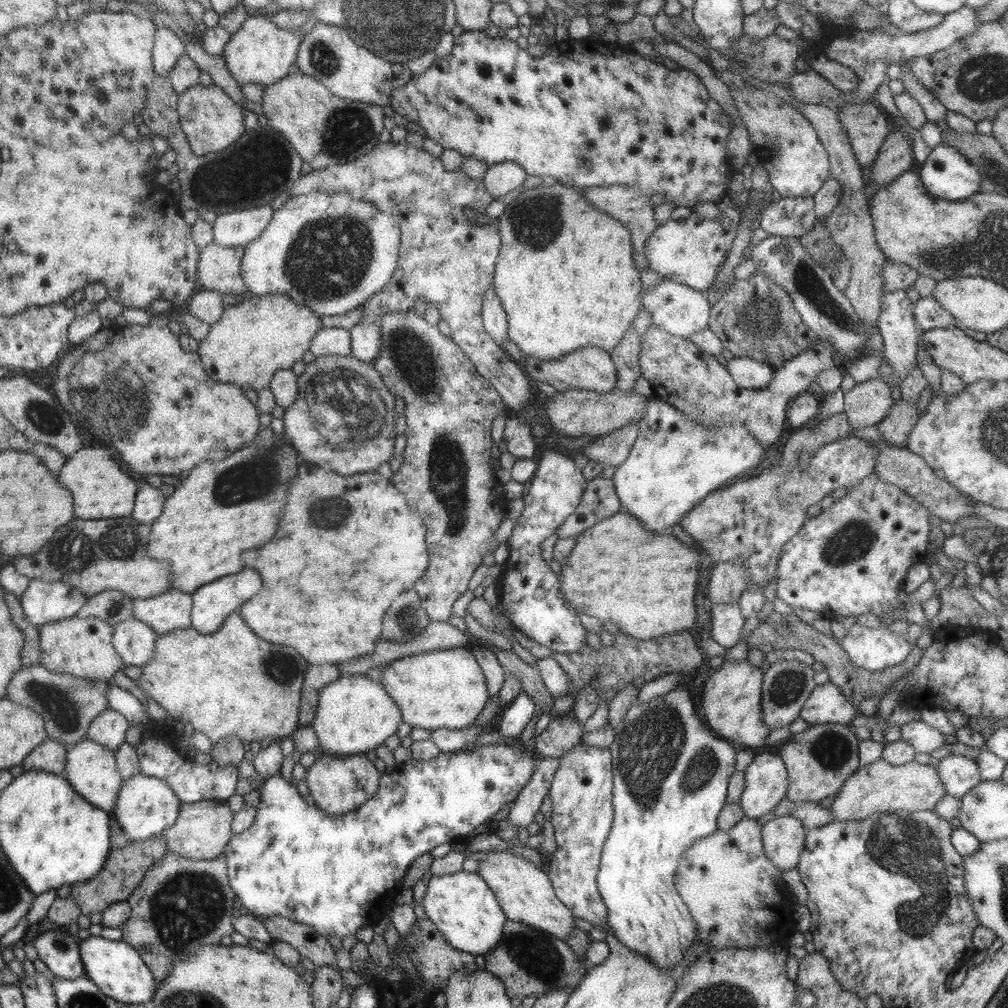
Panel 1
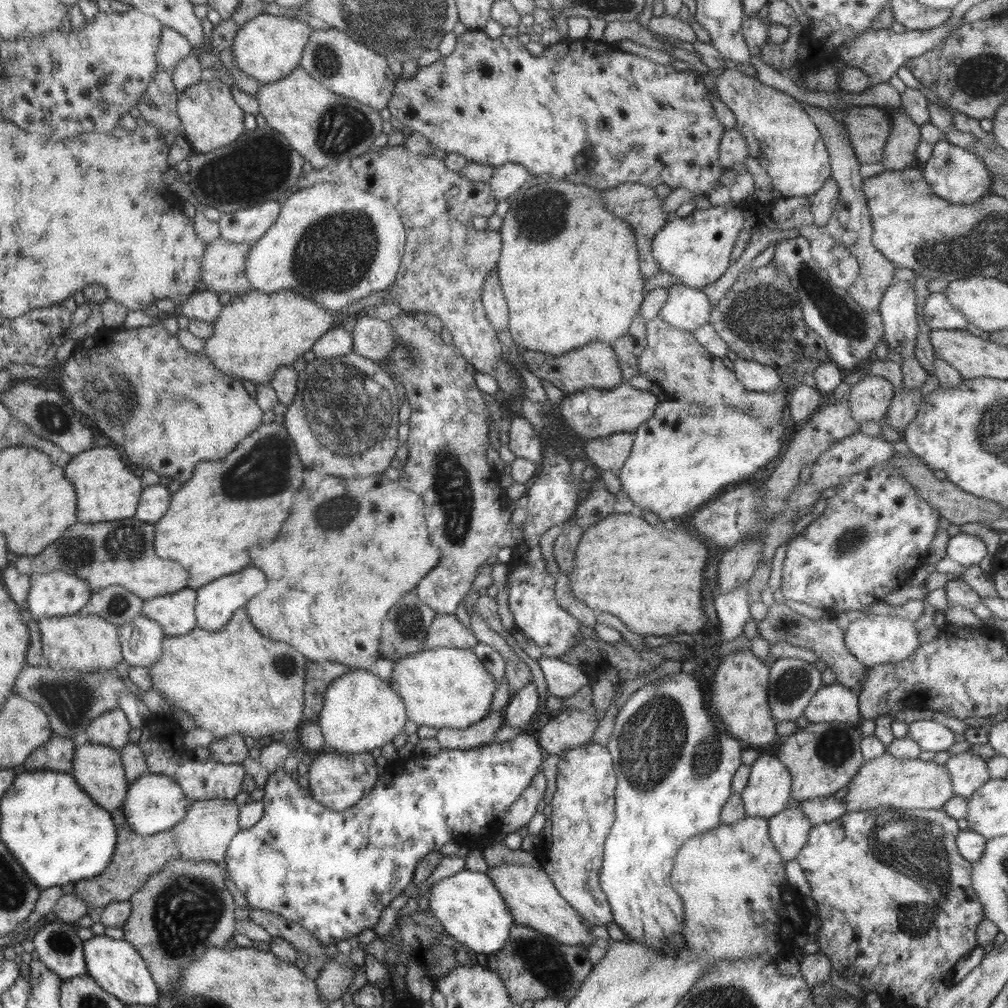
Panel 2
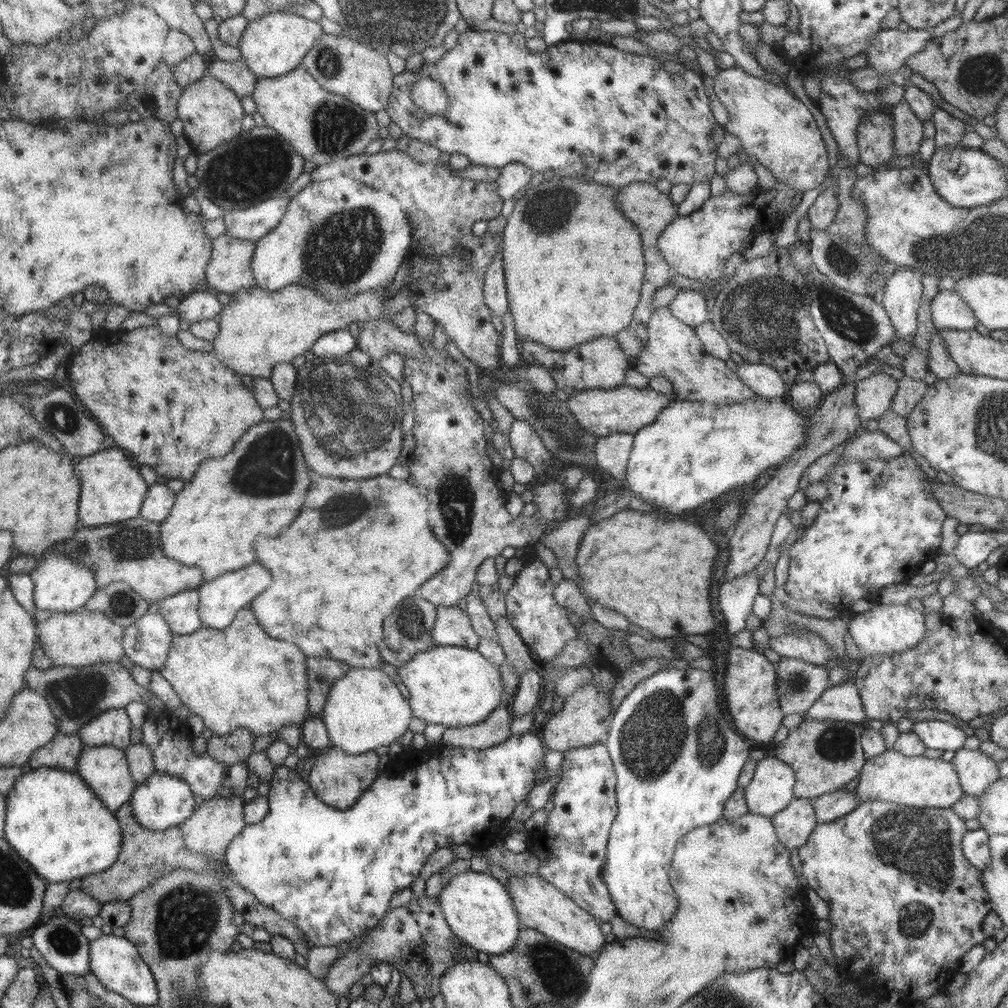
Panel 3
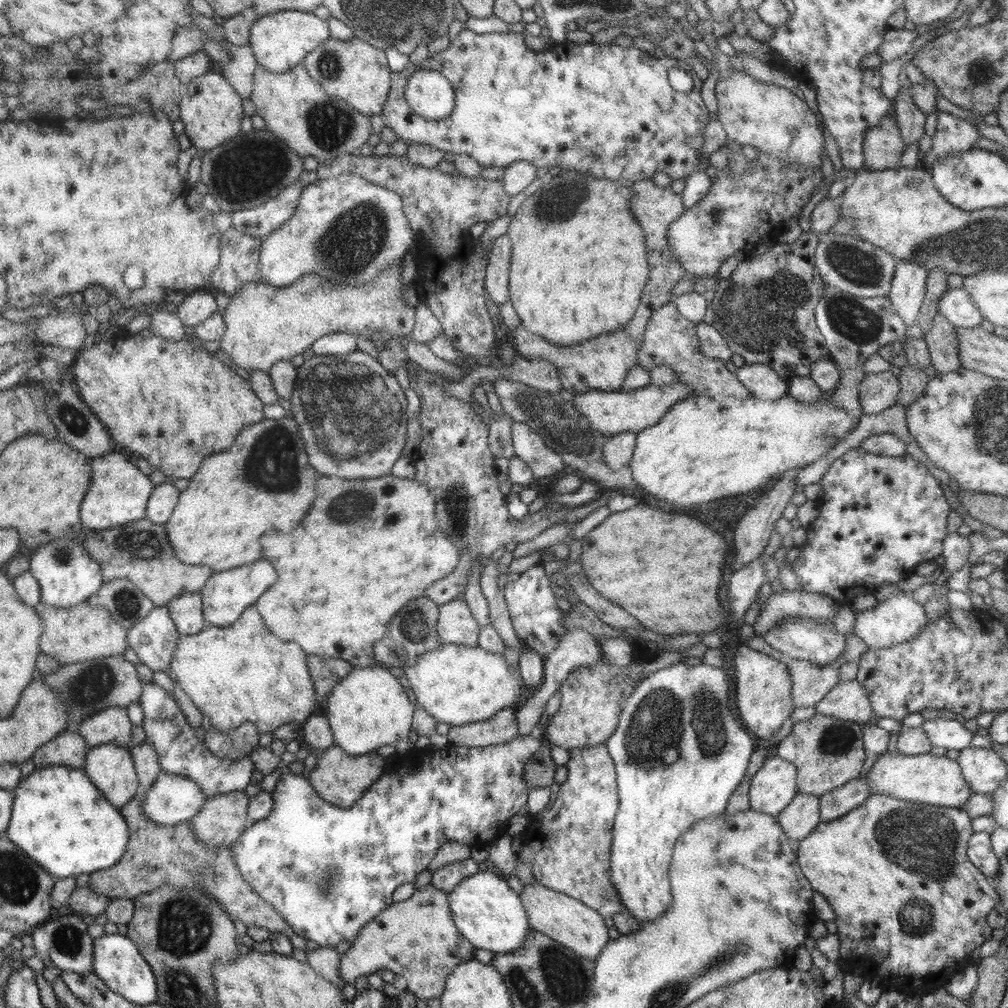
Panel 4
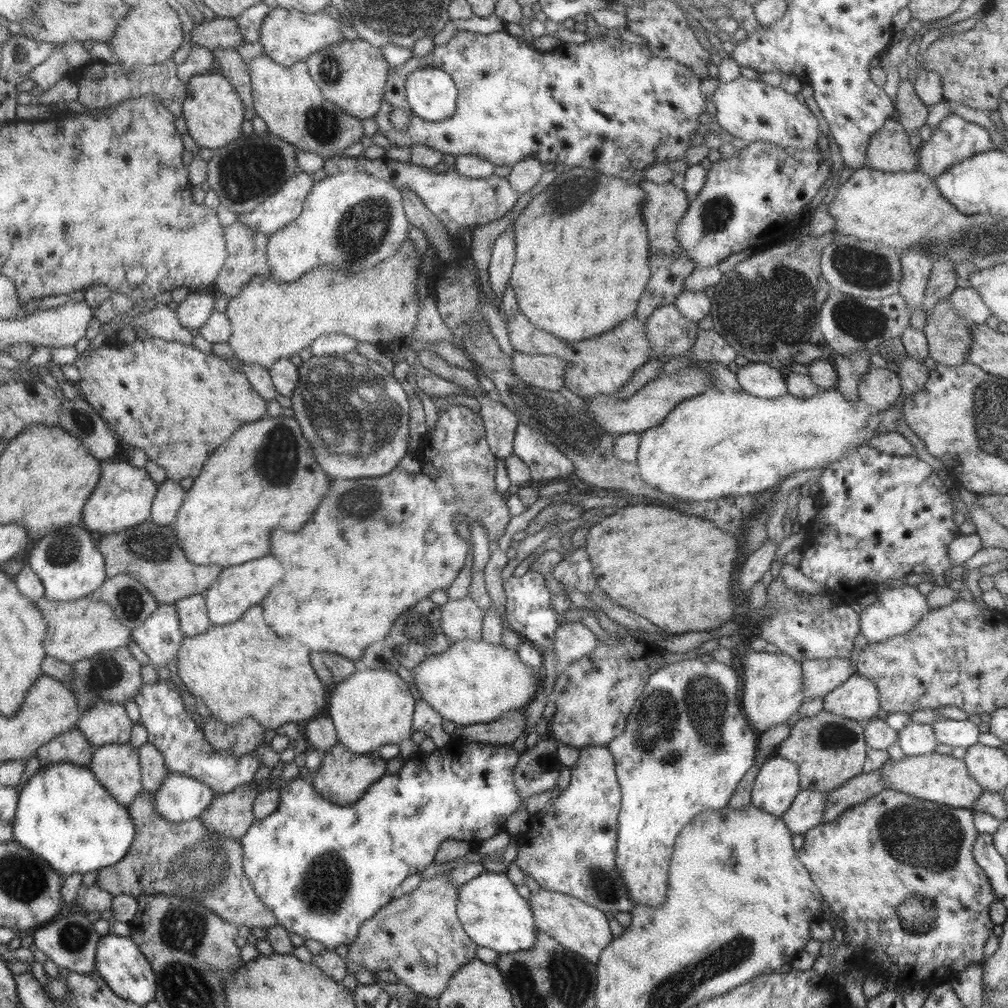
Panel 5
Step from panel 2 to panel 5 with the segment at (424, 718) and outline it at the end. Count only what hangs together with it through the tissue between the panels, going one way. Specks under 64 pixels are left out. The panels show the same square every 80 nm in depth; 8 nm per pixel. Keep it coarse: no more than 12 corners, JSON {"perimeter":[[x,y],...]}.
{"perimeter":[[482,638],[452,642],[411,672],[456,725],[521,711],[540,672]]}

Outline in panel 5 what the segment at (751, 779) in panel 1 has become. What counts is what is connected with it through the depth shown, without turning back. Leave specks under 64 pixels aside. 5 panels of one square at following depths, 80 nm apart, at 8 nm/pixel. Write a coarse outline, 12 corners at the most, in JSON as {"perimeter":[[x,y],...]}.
{"perimeter":[[769,757],[751,805],[781,817],[800,792],[799,768]]}

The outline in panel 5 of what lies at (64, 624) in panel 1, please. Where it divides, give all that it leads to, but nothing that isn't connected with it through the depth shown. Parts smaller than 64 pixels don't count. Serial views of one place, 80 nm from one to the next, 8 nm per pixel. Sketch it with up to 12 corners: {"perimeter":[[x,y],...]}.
{"perimeter":[[90,596],[36,605],[47,657],[72,664],[118,651],[131,629]]}

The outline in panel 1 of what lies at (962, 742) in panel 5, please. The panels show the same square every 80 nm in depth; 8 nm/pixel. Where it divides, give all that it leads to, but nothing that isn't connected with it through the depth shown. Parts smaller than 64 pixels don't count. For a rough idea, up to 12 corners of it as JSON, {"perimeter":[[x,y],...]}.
{"perimeter":[[926,722],[900,727],[901,740],[916,752],[931,753],[947,742]]}

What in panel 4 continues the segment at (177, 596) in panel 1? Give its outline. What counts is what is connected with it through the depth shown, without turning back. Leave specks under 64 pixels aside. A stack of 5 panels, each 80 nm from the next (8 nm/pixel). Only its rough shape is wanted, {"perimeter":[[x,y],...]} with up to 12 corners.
{"perimeter":[[180,595],[167,607],[182,635],[209,626],[203,595]]}

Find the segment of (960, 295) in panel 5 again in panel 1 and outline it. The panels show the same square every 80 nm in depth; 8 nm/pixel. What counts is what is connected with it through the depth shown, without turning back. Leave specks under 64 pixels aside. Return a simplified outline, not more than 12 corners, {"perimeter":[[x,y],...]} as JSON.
{"perimeter":[[932,295],[920,297],[913,307],[921,332],[957,327]]}

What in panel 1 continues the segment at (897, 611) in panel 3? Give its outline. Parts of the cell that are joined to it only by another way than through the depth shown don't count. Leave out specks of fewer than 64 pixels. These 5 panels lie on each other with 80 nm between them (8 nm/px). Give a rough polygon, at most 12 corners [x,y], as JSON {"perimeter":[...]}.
{"perimeter":[[856,622],[840,635],[852,665],[880,672],[914,645],[886,623]]}

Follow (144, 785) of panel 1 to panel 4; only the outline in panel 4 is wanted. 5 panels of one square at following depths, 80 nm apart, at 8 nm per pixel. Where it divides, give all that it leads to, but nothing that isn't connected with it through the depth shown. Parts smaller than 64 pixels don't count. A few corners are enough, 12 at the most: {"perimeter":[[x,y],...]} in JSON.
{"perimeter":[[162,772],[144,796],[158,825],[192,820],[208,799],[186,776]]}

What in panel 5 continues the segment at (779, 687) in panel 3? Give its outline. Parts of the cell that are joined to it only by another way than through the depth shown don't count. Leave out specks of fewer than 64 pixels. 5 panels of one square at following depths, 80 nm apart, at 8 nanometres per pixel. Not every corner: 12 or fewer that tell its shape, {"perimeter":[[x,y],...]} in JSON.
{"perimeter":[[850,659],[800,661],[804,701],[855,674]]}

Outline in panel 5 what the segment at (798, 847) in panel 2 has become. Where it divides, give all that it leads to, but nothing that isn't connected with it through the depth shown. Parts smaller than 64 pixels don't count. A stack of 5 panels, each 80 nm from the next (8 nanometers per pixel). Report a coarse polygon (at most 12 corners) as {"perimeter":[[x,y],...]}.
{"perimeter":[[800,790],[781,819],[793,835],[822,823],[829,792]]}

